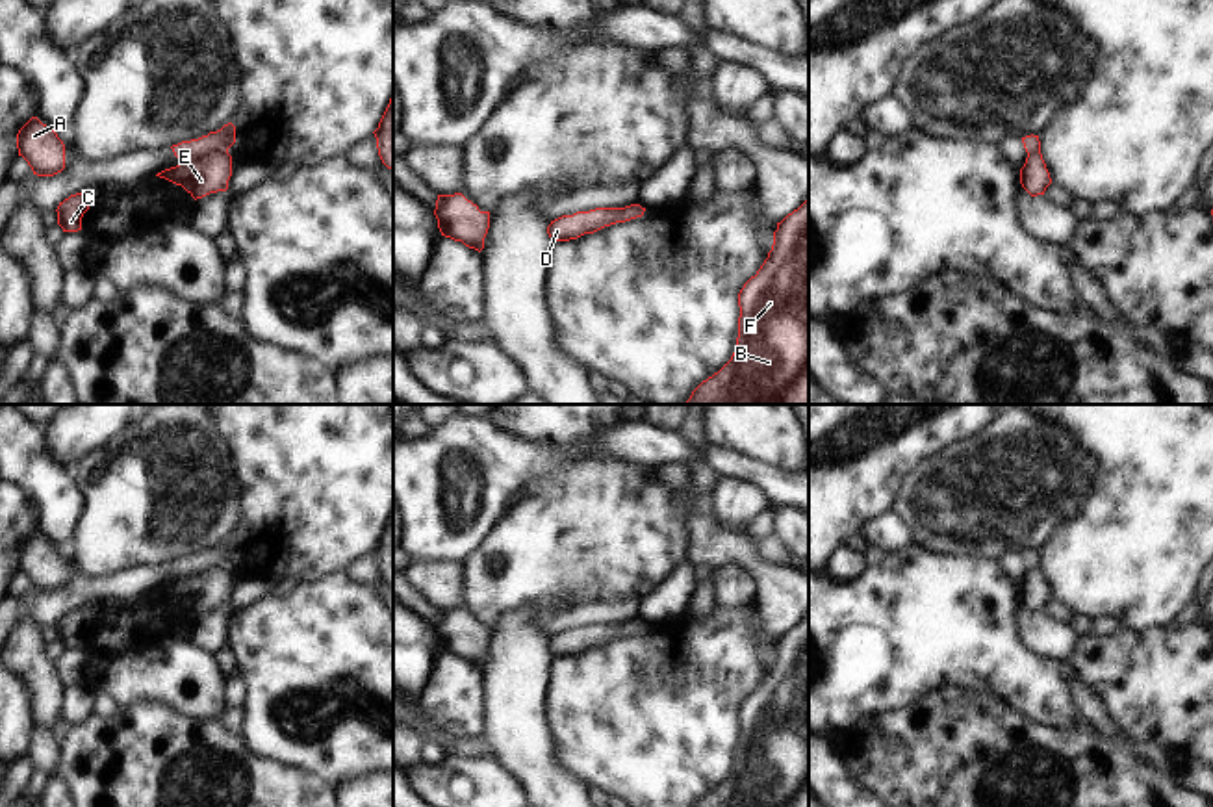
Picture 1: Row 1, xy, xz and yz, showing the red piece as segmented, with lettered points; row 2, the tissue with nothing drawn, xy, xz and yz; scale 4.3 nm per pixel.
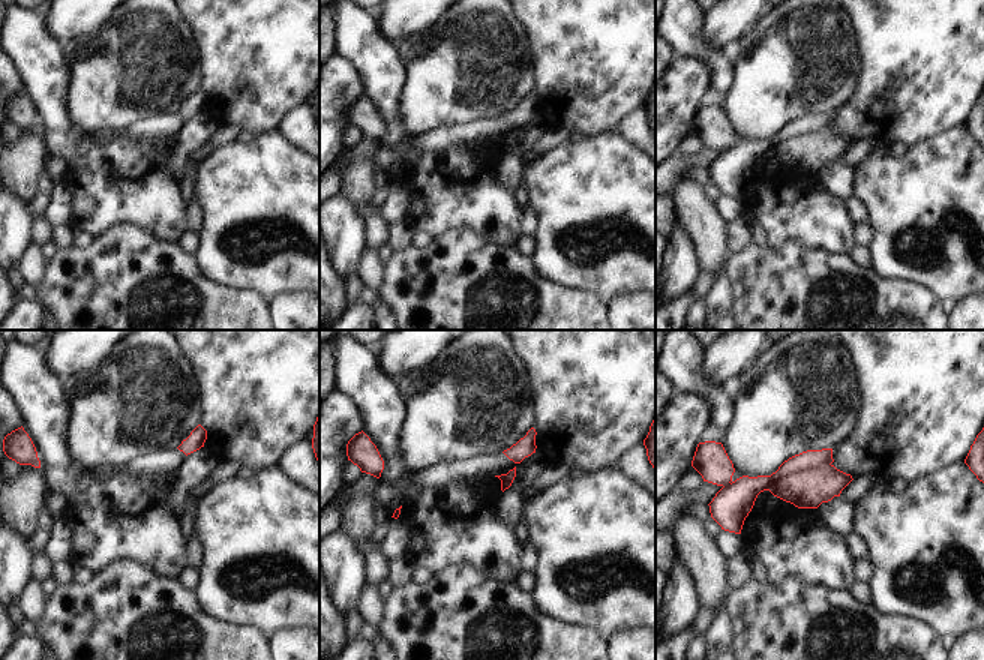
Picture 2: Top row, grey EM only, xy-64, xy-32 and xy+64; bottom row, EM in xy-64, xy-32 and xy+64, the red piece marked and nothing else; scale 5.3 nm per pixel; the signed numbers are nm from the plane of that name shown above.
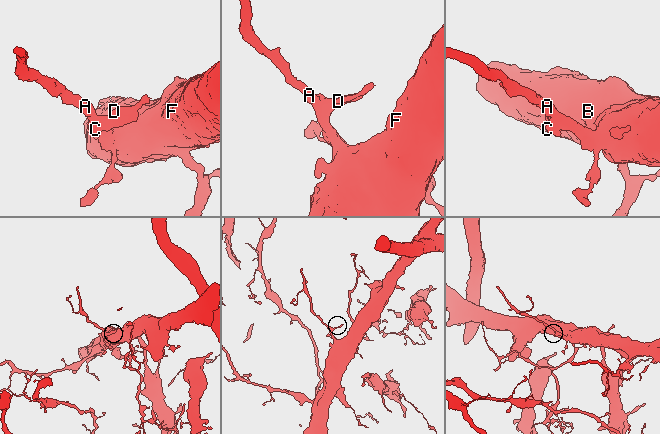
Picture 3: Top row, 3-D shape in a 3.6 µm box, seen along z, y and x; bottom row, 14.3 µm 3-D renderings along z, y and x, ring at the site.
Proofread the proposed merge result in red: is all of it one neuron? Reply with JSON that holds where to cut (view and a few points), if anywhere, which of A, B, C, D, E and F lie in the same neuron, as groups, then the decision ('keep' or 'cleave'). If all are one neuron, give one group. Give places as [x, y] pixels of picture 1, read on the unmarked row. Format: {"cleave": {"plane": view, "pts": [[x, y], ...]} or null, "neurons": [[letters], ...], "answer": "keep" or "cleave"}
{"cleave": {"plane": "xy", "pts": [[227, 568], [204, 568], [190, 576]]}, "neurons": [["A", "B", "E", "F"], ["C", "D"]], "answer": "cleave"}

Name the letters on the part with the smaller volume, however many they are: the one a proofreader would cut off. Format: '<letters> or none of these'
C, D

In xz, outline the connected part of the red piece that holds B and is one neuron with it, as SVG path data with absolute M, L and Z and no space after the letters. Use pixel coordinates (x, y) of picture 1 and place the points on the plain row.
M809 612L773 647L773 660L738 709L738 753L731 775L694 807L809 807Z

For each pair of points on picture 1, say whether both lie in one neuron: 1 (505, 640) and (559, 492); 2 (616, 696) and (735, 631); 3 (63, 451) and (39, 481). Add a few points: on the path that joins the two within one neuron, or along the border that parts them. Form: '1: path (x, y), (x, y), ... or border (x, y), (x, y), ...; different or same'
1: border (559, 598), (507, 611), (490, 627); different
2: path (646, 696), (666, 696), (705, 661); same
3: border (43, 431), (47, 451), (65, 470); different

